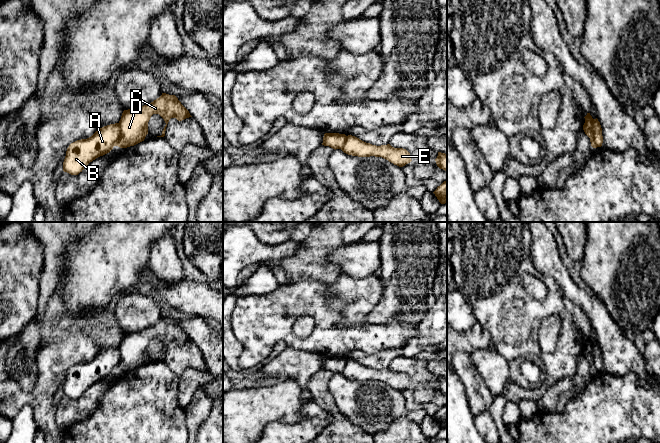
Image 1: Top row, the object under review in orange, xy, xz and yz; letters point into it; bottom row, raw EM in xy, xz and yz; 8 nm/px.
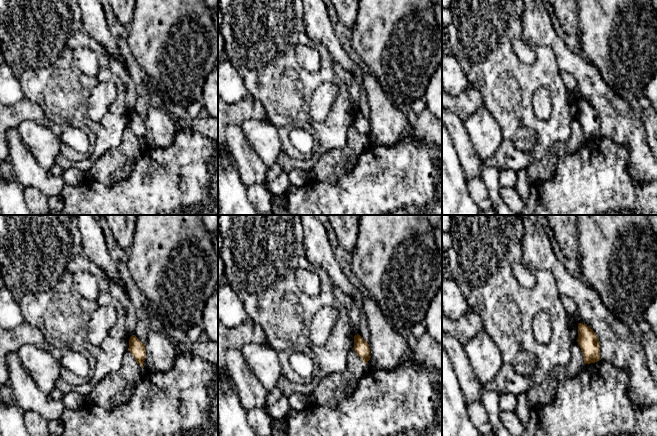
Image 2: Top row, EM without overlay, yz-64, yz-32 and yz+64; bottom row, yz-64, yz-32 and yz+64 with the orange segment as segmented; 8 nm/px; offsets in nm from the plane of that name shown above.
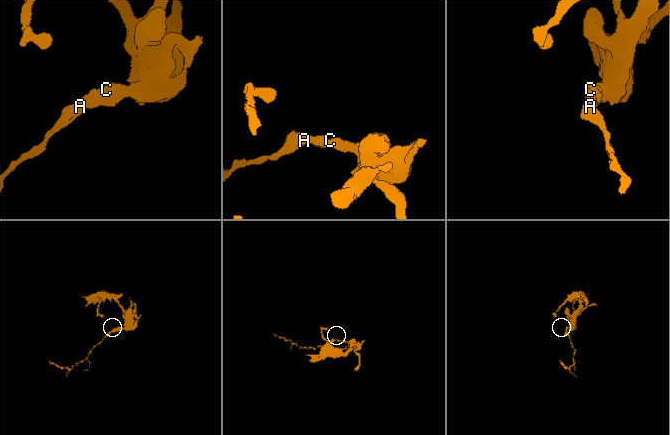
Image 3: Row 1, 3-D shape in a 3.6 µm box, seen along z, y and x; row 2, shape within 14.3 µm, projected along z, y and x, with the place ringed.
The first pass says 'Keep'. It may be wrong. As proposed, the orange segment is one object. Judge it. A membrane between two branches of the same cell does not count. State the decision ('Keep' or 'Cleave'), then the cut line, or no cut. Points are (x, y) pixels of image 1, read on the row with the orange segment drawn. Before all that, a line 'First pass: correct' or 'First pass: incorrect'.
First pass: incorrect
Cleave. Split along xy (119, 123), (119, 139), (115, 145)

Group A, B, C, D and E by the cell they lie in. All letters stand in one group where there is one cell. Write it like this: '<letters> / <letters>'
A B / C D E

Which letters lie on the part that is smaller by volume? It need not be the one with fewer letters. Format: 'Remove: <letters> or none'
Remove: A, B

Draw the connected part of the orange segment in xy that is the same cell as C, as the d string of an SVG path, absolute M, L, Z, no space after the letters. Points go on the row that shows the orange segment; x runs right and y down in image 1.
M162 93L153 102L139 108L124 110L119 121L120 137L116 146L127 148L144 141L148 134L148 122L153 114L159 114L166 125L161 136L164 137L171 118L182 121L192 117L175 95Z

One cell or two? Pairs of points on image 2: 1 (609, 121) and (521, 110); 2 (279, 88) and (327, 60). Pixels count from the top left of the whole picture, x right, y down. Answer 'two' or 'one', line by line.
1: two
2: one

